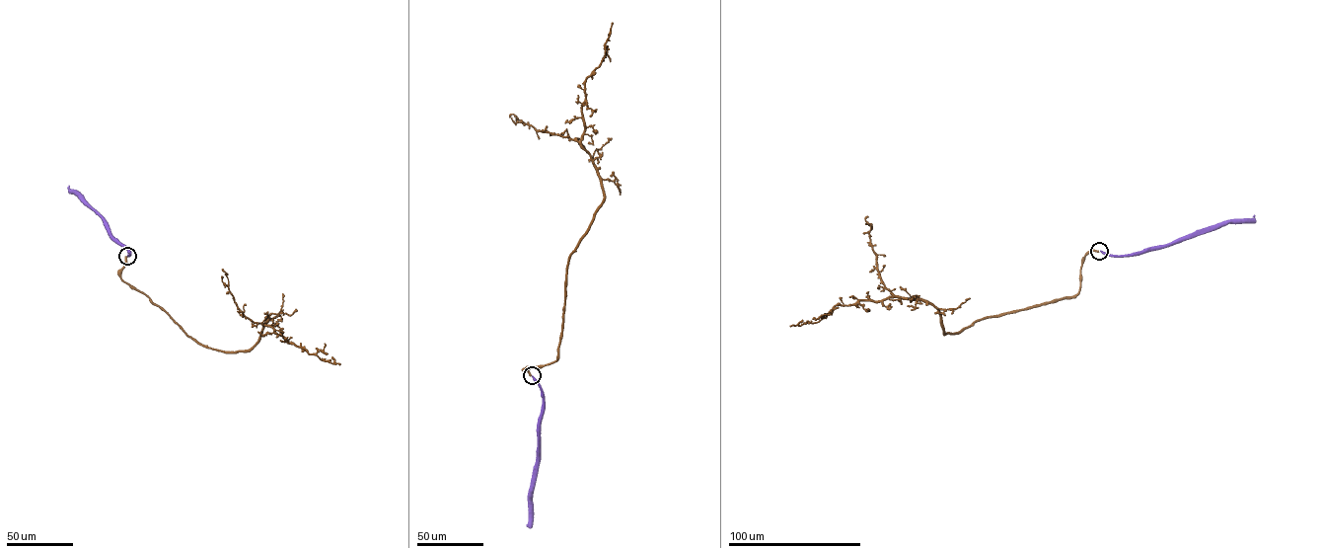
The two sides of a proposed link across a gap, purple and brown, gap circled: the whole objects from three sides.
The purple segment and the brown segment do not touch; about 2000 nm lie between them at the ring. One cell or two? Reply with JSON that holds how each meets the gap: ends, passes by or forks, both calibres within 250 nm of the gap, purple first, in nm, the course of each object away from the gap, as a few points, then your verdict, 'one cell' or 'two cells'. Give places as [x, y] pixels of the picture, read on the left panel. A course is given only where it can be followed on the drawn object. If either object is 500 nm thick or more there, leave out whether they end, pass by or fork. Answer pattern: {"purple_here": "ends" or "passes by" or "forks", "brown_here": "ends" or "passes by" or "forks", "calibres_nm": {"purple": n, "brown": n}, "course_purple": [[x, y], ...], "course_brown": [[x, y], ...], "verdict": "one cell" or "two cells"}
{"calibres_nm": {"purple": 340, "brown": 600}, "course_purple": [[127, 255], [128, 250], [108, 231], [102, 218], [68, 189], [69, 186]], "course_brown": [[126, 257], [120, 277], [198, 344], [245, 352], [257, 341], [267, 318], [264, 325], [289, 344], [340, 363]], "verdict": "two cells"}

